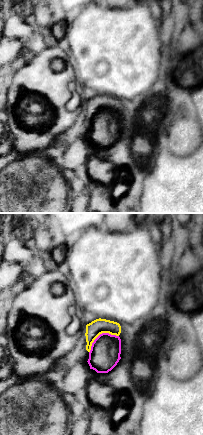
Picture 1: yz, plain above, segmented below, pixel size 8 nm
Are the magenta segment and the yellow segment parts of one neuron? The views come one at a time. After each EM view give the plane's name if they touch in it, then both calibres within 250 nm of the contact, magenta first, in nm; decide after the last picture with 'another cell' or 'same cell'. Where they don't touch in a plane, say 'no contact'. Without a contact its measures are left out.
meets magenta in yz; 240 nm thick on the magenta side, 120 nm on the other

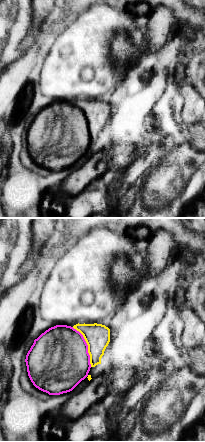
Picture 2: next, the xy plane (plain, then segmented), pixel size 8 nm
meets magenta in xy; 480 nm thick on the magenta side, 200 nm on the other

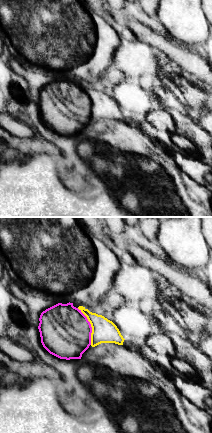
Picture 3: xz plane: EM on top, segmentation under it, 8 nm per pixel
meets magenta in xz; 400 nm thick on the magenta side, 190 nm on the other

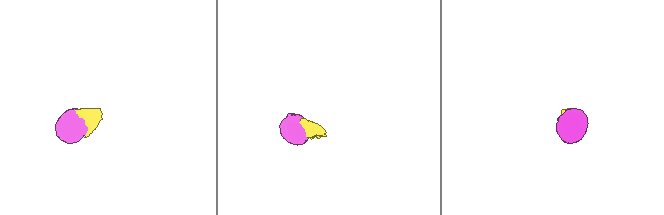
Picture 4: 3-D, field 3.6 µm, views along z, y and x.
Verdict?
same cell

